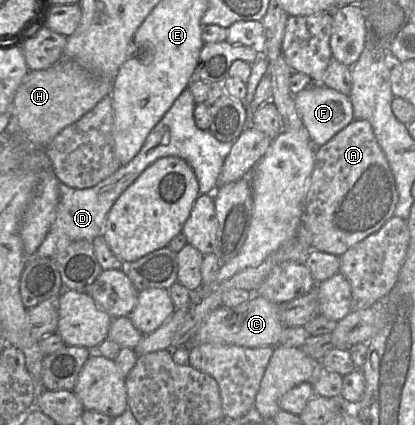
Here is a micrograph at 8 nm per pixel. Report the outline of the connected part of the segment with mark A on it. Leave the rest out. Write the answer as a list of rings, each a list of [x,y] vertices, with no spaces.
[[[354,119],[327,143],[314,147],[314,167],[305,197],[302,225],[311,235],[313,250],[339,257],[394,216],[398,202],[396,182],[367,120]]]

